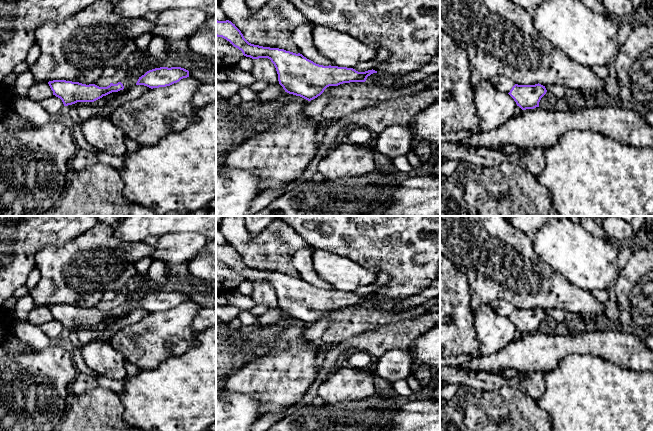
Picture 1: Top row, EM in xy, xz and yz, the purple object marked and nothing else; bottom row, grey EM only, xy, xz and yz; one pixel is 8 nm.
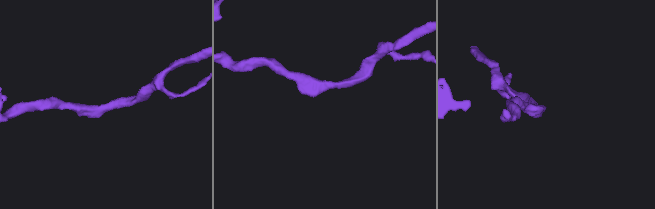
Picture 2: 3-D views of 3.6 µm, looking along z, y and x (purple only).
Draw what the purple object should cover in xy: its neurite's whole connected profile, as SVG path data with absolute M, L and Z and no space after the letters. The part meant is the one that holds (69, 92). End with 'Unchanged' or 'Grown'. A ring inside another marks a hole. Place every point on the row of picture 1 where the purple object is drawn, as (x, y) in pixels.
M53 80L48 82L53 95L60 98L64 106L72 105L77 102L94 102L112 92L124 89L121 82L110 83L107 87L99 87L95 84L82 84L66 80Z. Unchanged

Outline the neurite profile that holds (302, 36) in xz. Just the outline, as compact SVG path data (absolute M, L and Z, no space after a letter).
M307 24L298 26L292 33L291 39L299 49L299 53L316 64L329 66L329 61L318 54L313 44L313 28Z

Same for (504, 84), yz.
M502 76L497 80L493 80L492 84L496 90L499 90L505 93L509 93L512 87L515 85L512 79L505 76Z

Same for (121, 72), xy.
M124 67L117 68L116 73L113 75L111 79L104 78L101 76L100 78L96 79L93 84L99 86L99 87L107 87L111 83L117 84L120 82L126 75L126 70Z

